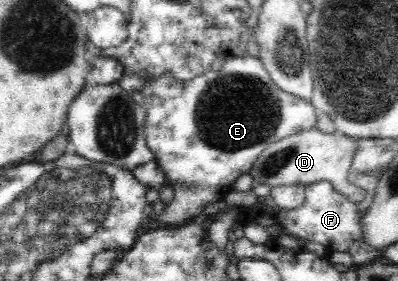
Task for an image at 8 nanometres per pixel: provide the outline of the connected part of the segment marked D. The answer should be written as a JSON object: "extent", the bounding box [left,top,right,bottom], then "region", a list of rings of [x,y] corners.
{"extent":[246,129,365,201],"region":[[[318,129],[305,130],[301,134],[293,134],[280,142],[271,144],[264,152],[261,152],[249,170],[246,172],[257,184],[268,186],[309,186],[315,182],[327,181],[335,190],[340,191],[349,200],[359,201],[365,198],[365,191],[353,186],[348,181],[348,170],[353,154],[355,154],[355,141],[335,132],[335,134],[323,134]]]}

